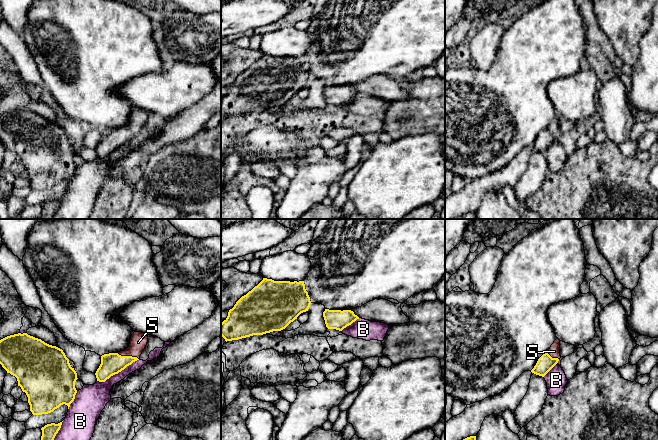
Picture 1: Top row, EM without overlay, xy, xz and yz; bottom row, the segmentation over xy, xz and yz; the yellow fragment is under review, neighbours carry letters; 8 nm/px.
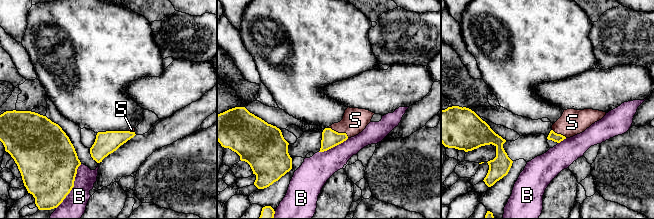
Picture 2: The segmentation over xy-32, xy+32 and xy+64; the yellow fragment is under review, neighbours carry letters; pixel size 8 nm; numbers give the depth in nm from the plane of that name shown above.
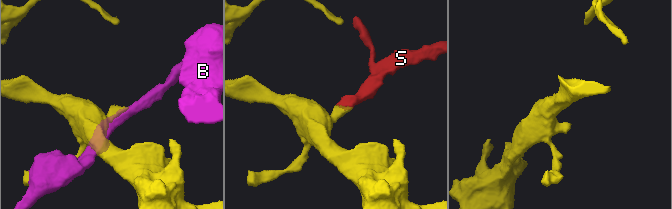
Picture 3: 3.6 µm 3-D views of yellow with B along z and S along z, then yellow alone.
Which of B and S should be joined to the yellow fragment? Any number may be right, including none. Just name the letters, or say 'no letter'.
S

